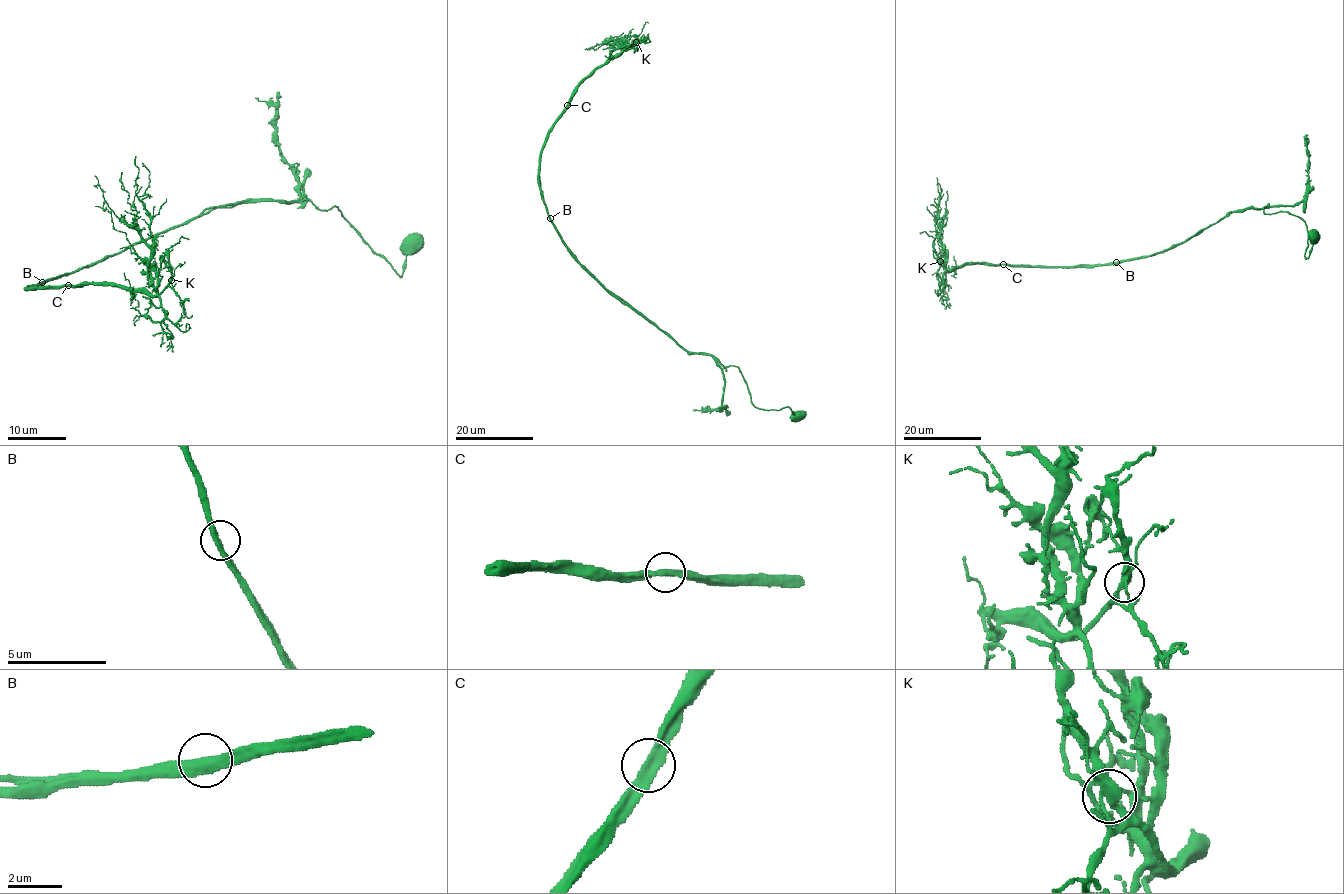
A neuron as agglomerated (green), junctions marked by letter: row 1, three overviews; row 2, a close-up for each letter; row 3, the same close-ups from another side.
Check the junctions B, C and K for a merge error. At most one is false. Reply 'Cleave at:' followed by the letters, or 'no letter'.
Cleave at: no letter

